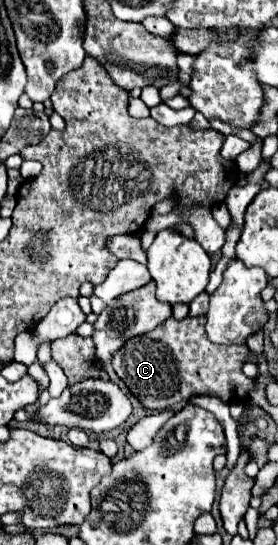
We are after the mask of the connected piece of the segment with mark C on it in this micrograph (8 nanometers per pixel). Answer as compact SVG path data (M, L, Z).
M170 316L164 324L144 336L134 336L116 352L112 366L144 408L166 410L192 396L214 396L226 404L248 402L248 396L256 386L254 378L248 378L242 372L250 348L246 344L214 344L208 340L204 326L206 316L188 316L184 320Z

